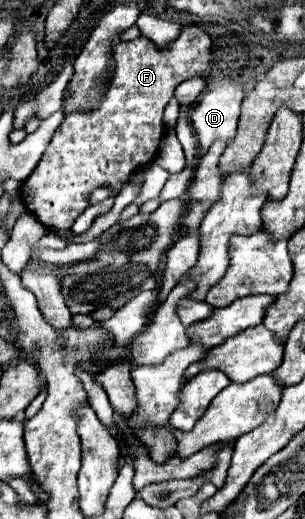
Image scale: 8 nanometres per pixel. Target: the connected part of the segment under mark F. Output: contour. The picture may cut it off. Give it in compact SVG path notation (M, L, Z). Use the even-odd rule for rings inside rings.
M186 25L184 31L180 33L180 37L166 49L158 49L150 39L146 37L138 37L134 41L118 41L112 47L112 55L116 61L116 69L114 69L114 77L112 83L108 87L108 91L104 93L102 101L98 103L96 109L90 111L74 111L68 113L62 121L62 125L58 127L58 131L52 137L52 143L48 145L42 161L38 163L38 167L34 169L34 173L26 179L26 183L22 185L22 199L24 205L28 207L30 213L34 213L38 217L40 223L44 223L46 227L52 229L68 229L72 227L72 223L76 221L76 217L88 207L88 193L96 187L110 187L114 193L120 191L120 187L124 185L124 181L128 181L128 177L146 167L150 161L154 161L154 157L158 155L160 149L160 141L166 133L164 121L162 121L162 113L166 103L170 101L170 97L174 95L174 89L194 77L194 75L202 75L206 77L210 73L210 37L196 25ZM88 121L94 121L94 127L88 127Z

